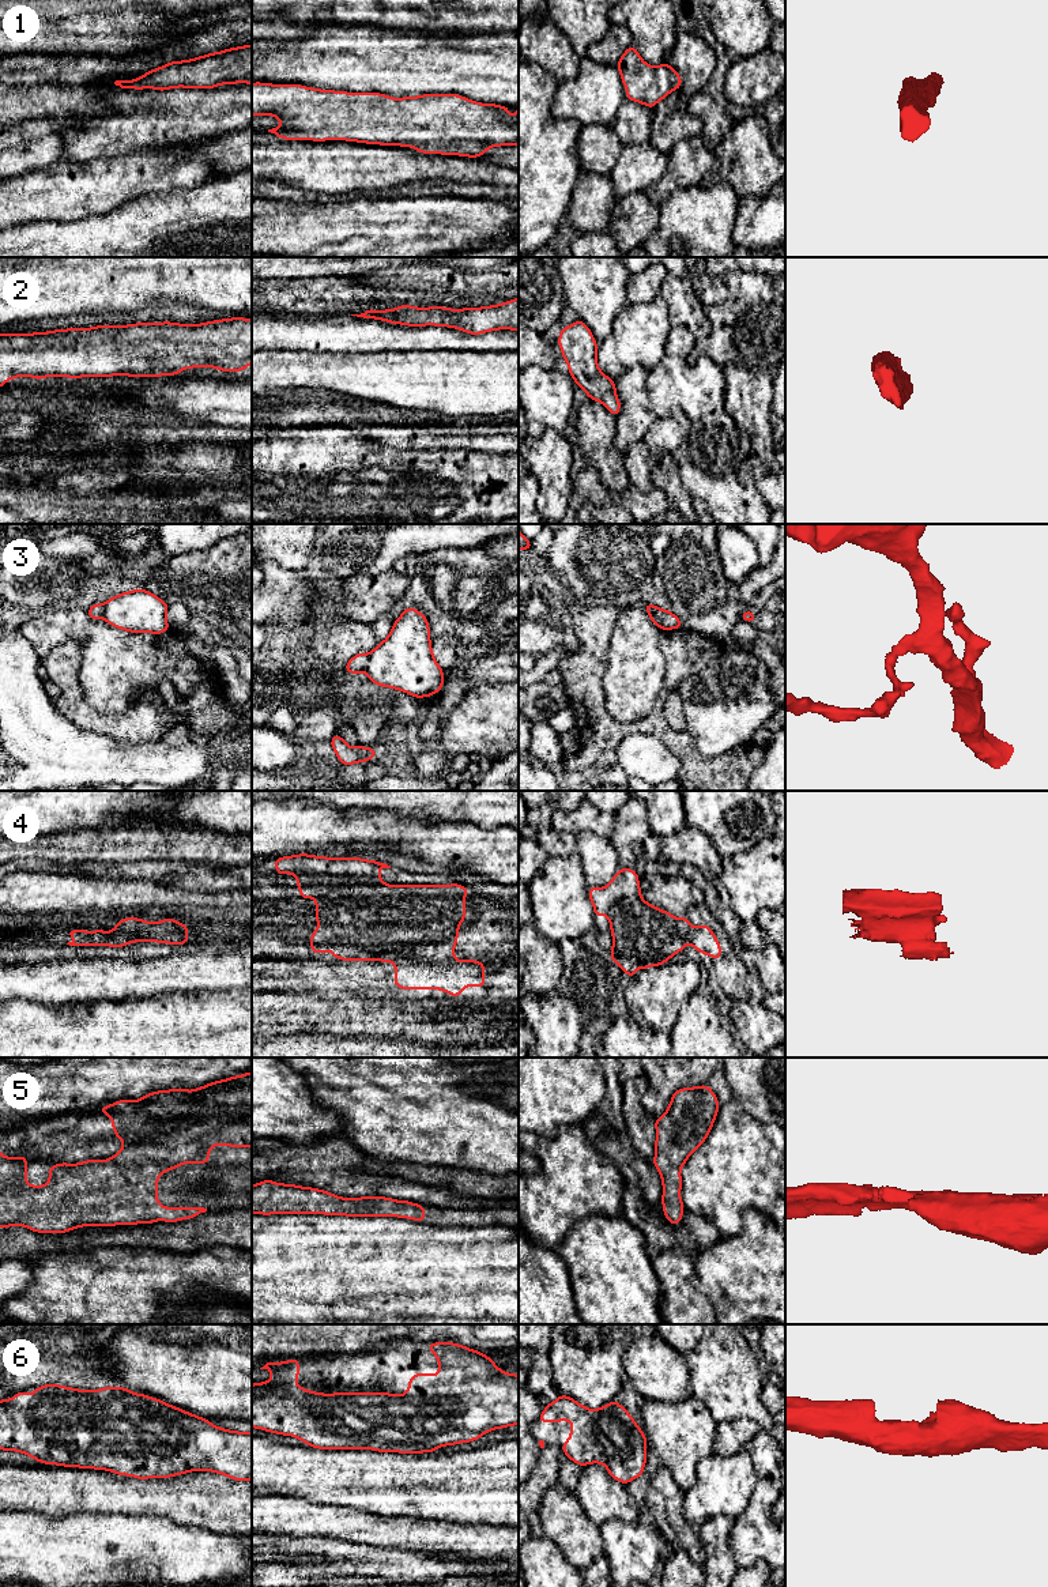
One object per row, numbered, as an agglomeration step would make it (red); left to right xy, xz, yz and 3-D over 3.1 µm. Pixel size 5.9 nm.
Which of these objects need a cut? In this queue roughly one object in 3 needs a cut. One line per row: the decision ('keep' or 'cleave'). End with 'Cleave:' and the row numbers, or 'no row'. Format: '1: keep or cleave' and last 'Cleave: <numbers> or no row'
1: keep
2: keep
3: cleave
4: cleave
5: keep
6: keep
Cleave: 3, 4

